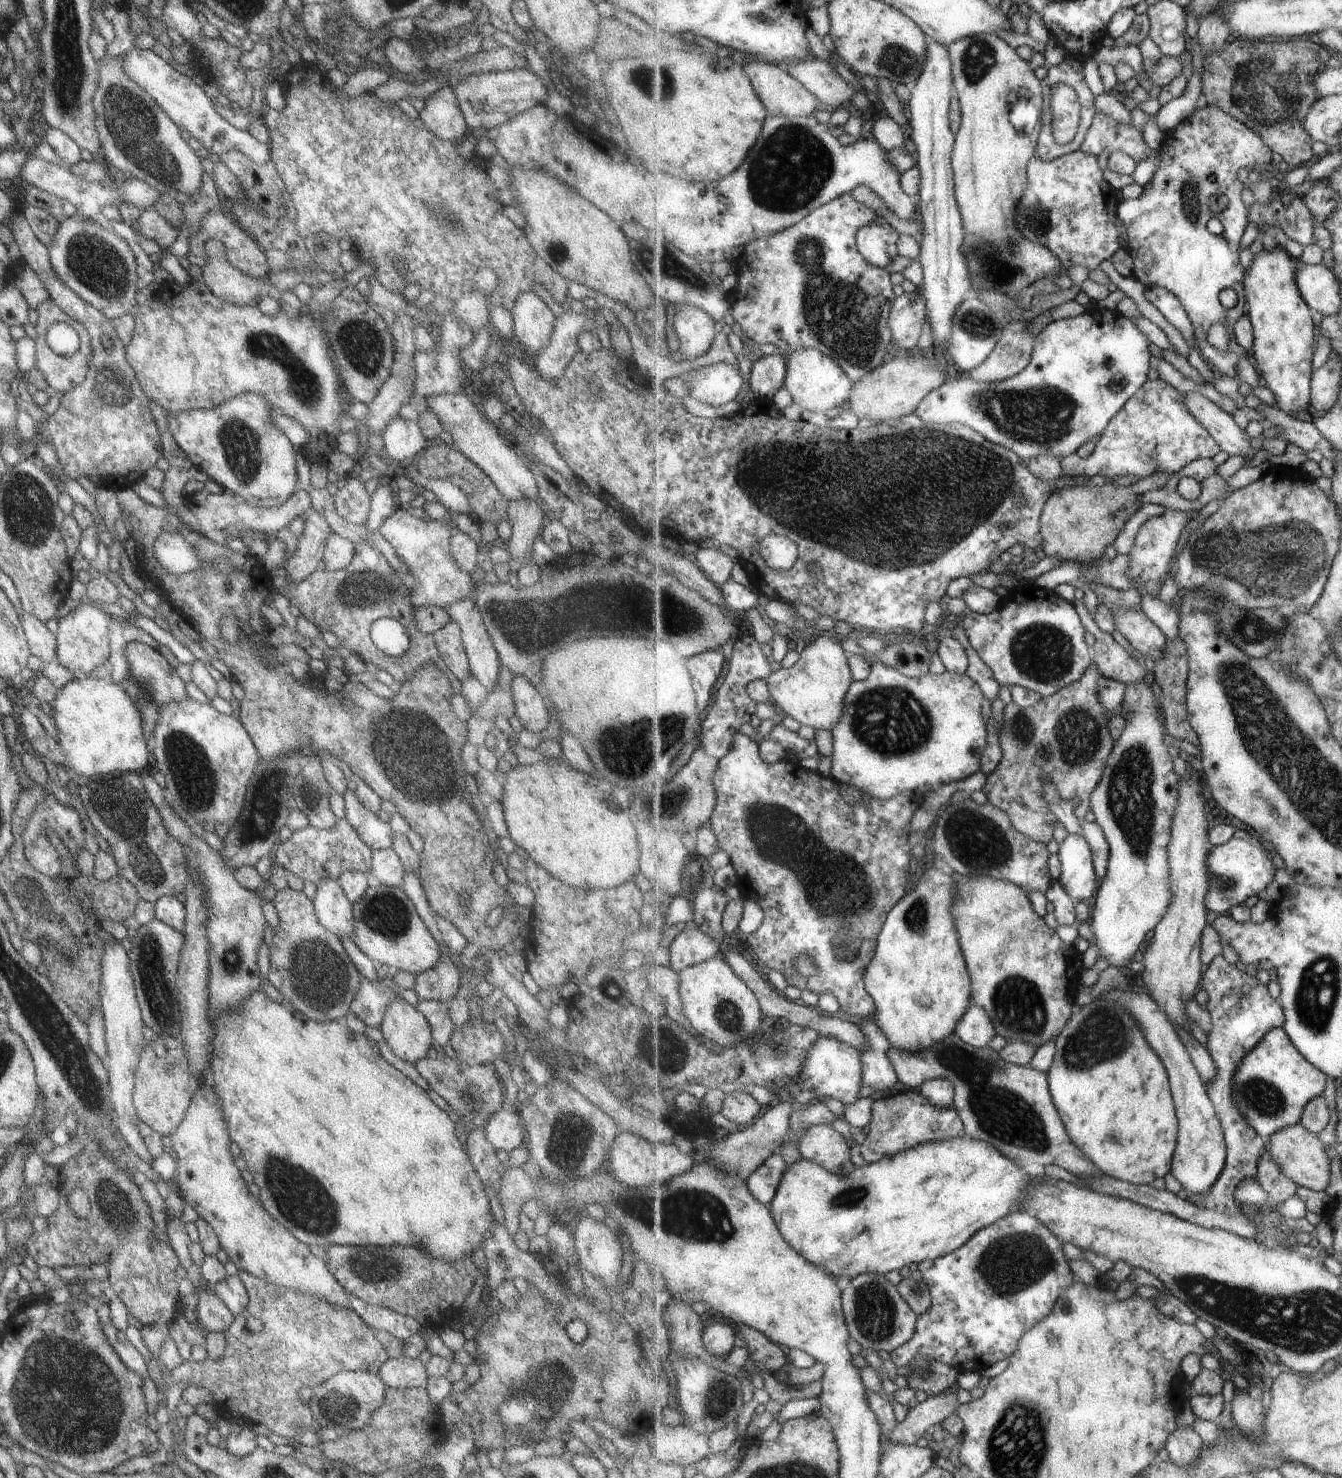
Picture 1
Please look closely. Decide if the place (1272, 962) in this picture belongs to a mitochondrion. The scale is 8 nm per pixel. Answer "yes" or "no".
no

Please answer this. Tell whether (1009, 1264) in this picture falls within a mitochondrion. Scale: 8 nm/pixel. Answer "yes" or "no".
yes

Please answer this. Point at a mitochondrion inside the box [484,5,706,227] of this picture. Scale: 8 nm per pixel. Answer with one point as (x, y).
(647, 81)

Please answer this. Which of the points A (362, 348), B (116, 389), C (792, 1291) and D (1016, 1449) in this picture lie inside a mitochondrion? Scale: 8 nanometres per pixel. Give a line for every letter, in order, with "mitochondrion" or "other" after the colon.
A: mitochondrion
B: mitochondrion
C: other
D: mitochondrion

